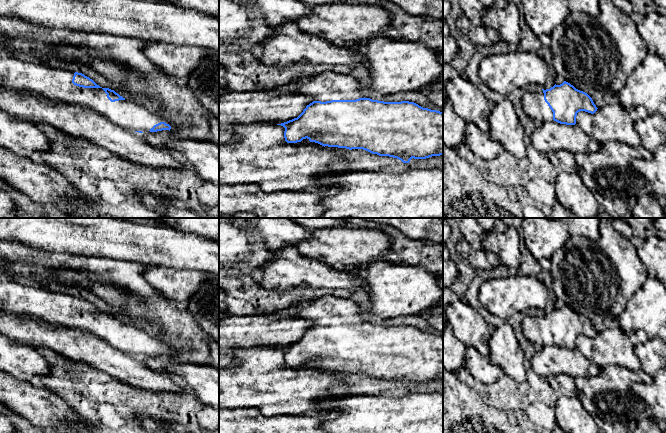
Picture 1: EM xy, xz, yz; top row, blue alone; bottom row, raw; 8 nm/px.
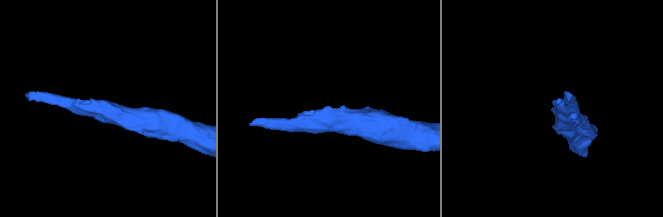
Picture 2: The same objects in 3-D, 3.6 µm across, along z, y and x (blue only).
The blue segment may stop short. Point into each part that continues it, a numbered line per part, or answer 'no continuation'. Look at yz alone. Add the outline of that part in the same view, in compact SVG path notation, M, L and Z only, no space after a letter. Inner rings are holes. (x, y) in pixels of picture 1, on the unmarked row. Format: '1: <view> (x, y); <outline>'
1: yz (533, 328); M526 313L522 317L523 335L537 348L553 344L553 336L544 324L542 313Z

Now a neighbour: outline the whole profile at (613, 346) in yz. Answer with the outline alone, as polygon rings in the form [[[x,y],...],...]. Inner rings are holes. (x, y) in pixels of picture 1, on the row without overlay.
[[[619,327],[605,328],[594,338],[580,335],[576,340],[576,349],[599,368],[617,365],[637,372],[641,362],[634,347],[629,335]]]

